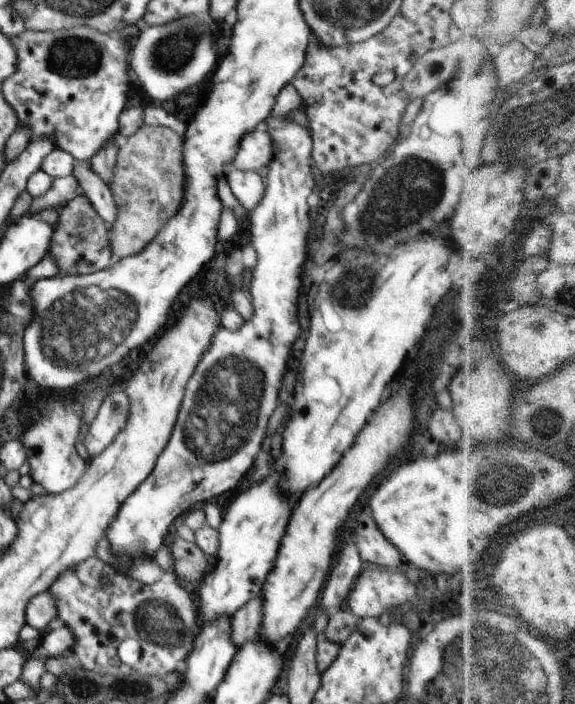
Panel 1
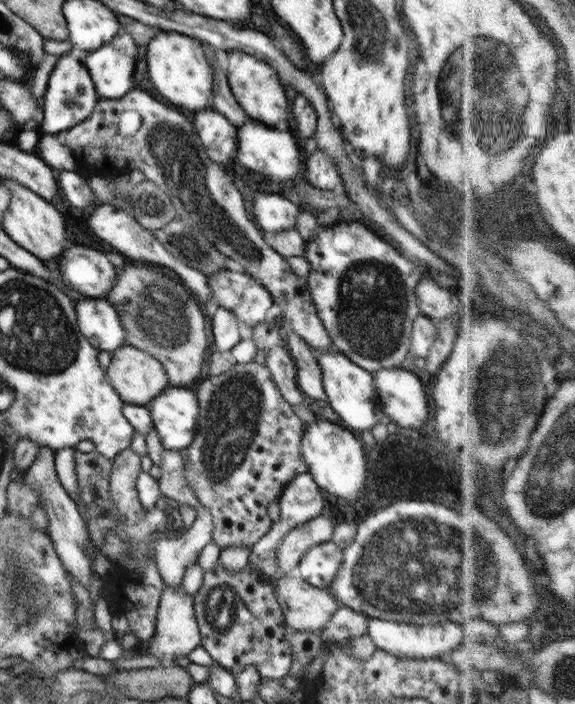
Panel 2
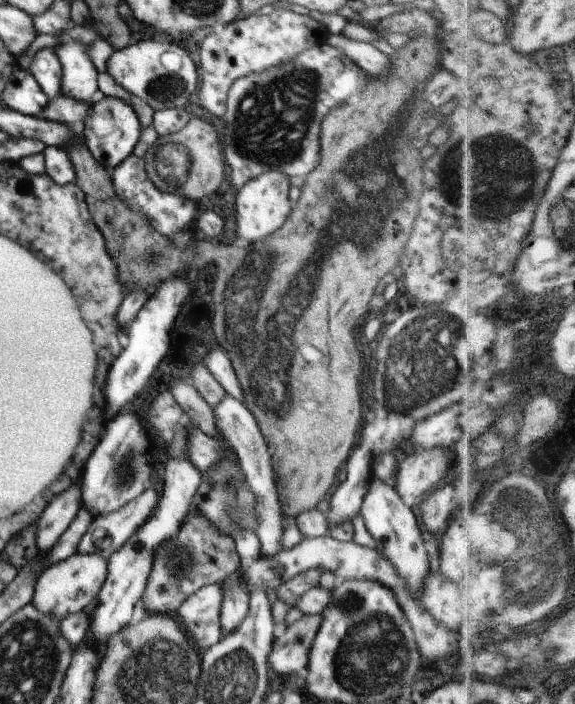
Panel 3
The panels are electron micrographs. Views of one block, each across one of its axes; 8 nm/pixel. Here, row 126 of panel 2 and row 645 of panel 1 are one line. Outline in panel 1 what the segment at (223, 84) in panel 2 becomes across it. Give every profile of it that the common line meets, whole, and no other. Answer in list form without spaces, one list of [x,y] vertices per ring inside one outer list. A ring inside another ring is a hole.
[[[261,594],[260,597],[251,598],[231,616],[231,640],[235,644],[236,648],[247,640],[252,640],[258,636],[262,621],[263,600]]]

